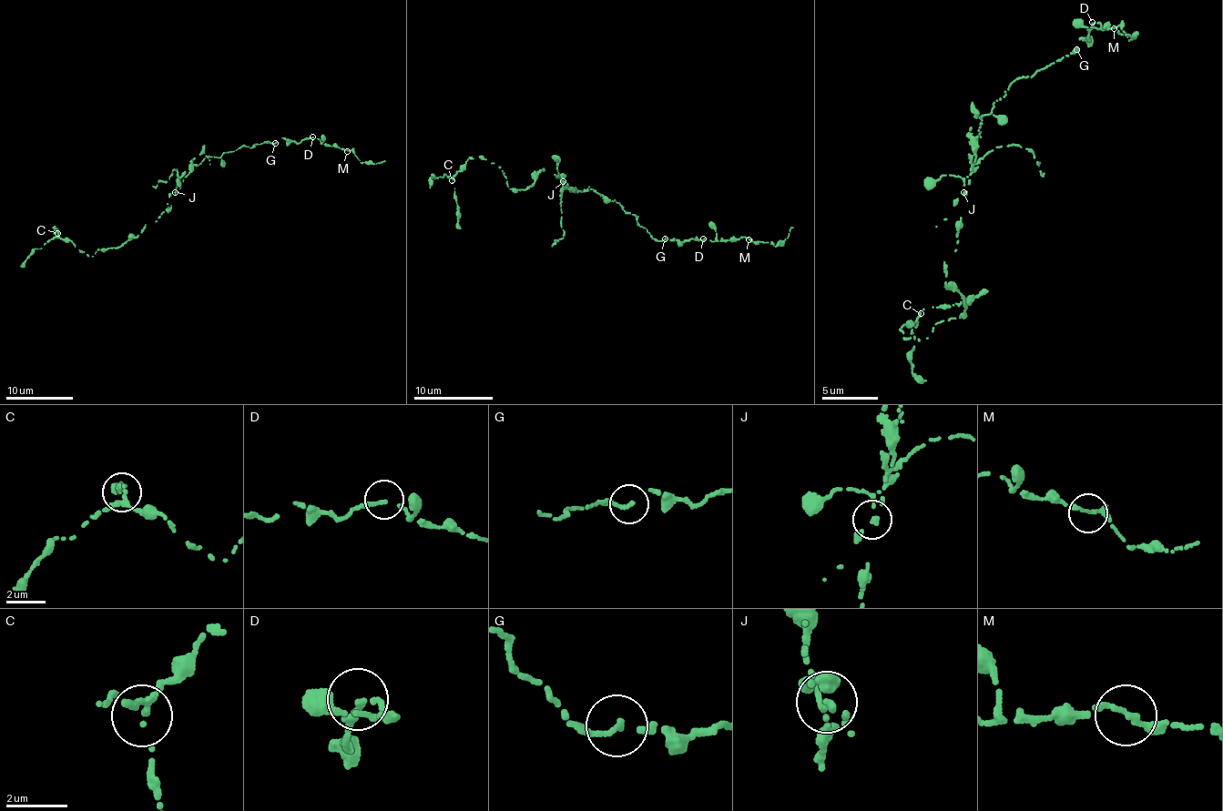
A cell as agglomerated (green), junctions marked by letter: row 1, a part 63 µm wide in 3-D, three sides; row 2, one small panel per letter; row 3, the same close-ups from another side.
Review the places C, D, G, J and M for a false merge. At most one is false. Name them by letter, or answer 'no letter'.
J

